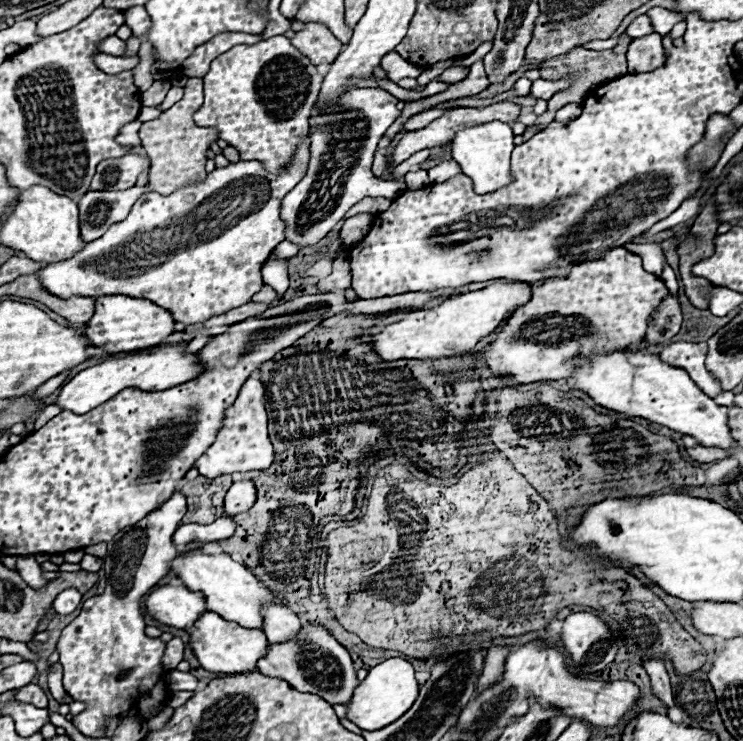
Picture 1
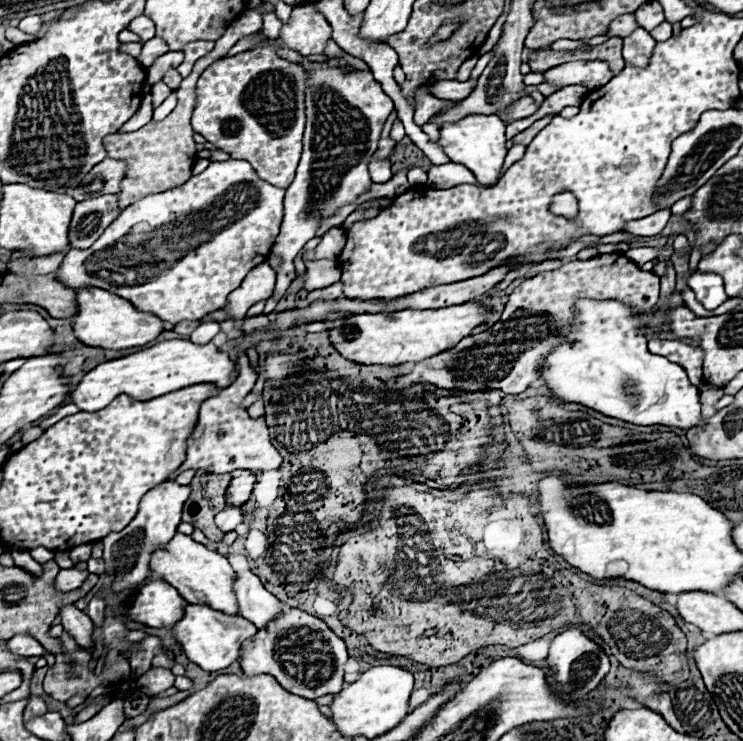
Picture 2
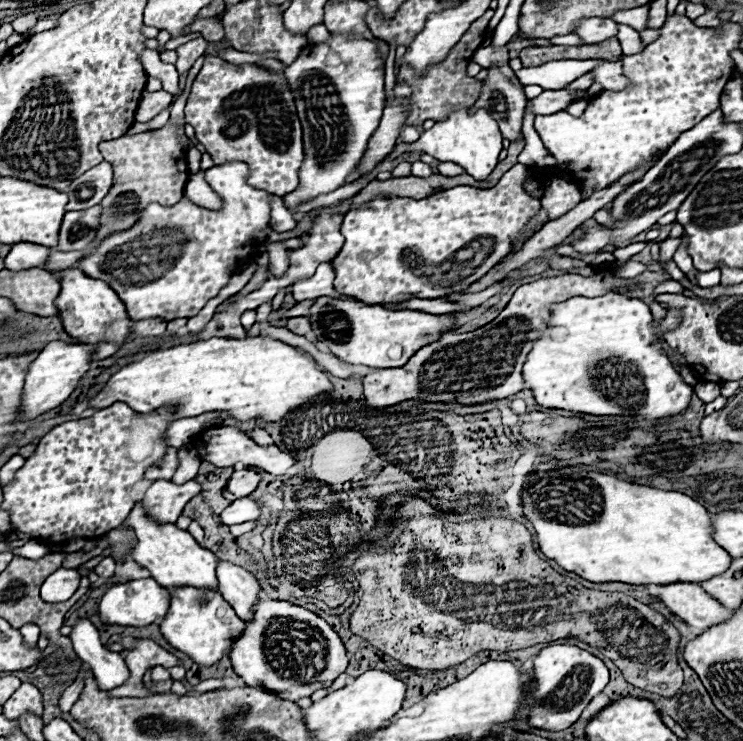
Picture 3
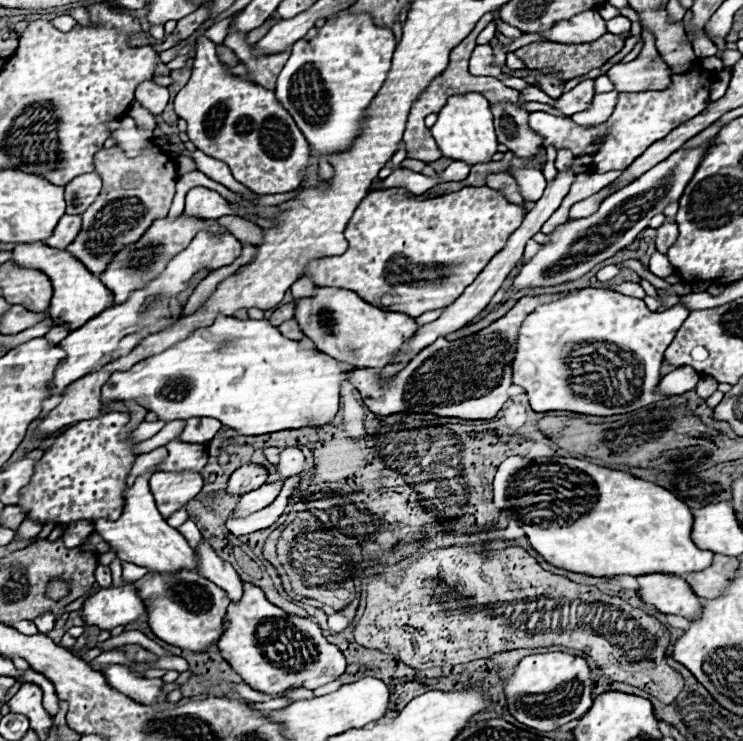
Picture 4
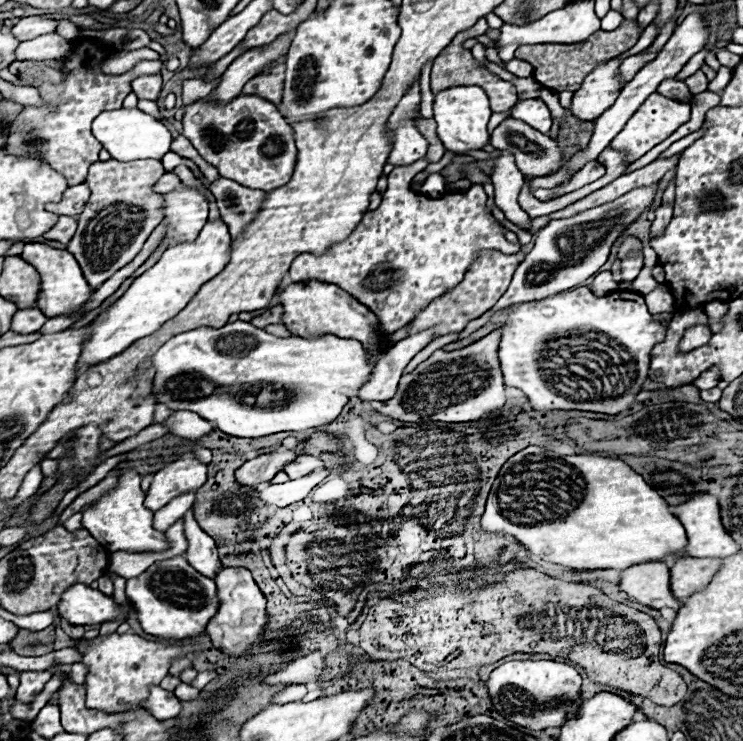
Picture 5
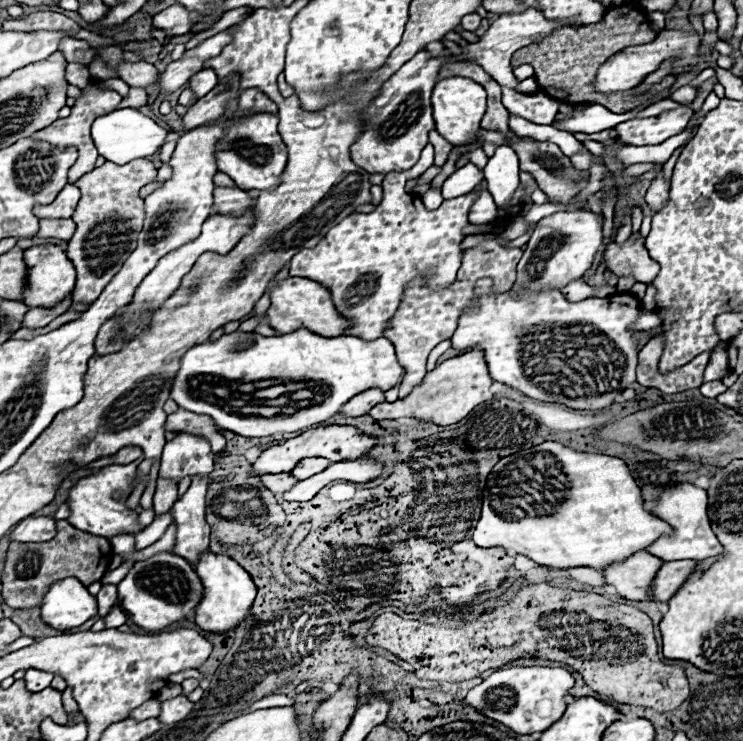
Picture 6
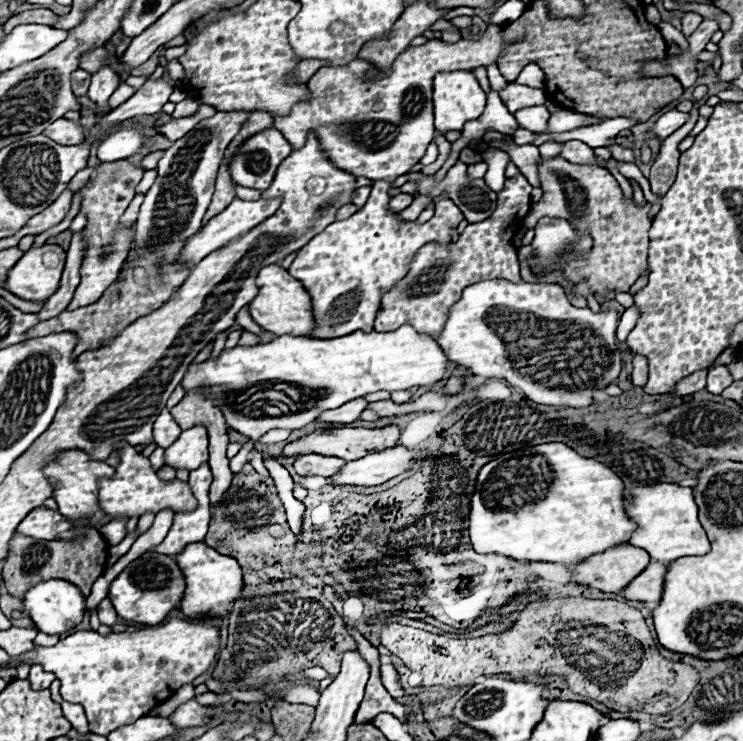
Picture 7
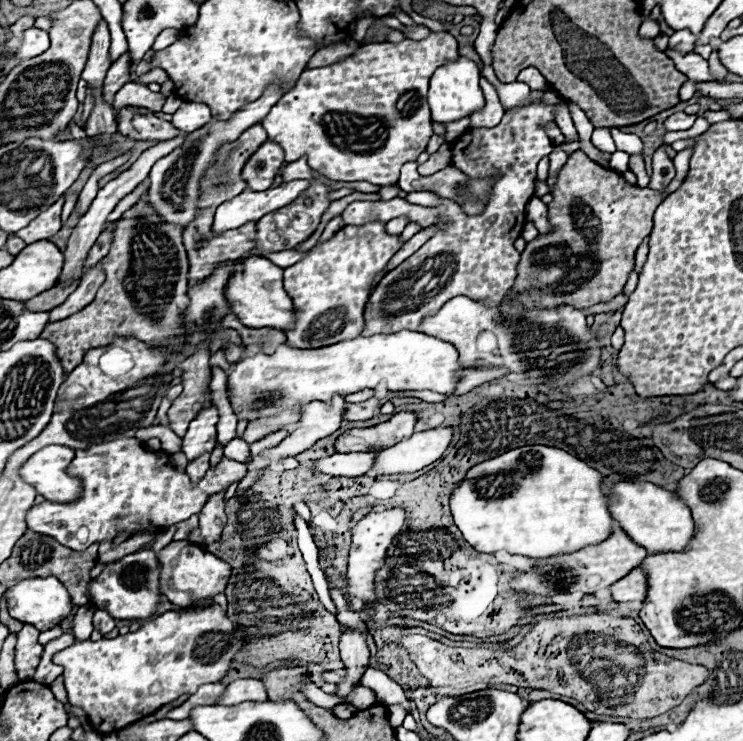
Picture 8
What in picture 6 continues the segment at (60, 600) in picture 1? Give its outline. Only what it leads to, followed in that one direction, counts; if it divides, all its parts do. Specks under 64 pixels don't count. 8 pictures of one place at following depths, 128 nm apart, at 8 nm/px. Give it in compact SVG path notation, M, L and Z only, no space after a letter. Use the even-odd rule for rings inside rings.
M176 696L176 698L170 698L170 700L164 700L160 704L160 714L158 714L158 720L162 724L176 724L184 718L188 718L188 714L192 712L194 704L186 700L186 696Z

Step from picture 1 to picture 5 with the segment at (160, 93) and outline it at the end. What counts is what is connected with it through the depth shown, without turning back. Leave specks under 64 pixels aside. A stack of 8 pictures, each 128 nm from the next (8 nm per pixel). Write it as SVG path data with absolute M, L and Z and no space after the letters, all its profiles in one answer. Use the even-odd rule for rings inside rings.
M156 74L156 76L138 76L138 78L132 80L132 92L140 100L156 102L160 98L160 90L162 90L160 74Z

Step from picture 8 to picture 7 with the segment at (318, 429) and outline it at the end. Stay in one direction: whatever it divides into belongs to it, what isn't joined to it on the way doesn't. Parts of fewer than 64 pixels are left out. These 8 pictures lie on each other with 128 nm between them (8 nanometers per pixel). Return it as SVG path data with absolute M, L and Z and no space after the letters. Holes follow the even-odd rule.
M360 398L360 400L350 400L348 404L336 408L336 410L328 410L324 414L320 414L318 420L322 422L342 422L342 424L348 424L348 422L354 422L360 418L360 412L368 406L368 400L366 398Z

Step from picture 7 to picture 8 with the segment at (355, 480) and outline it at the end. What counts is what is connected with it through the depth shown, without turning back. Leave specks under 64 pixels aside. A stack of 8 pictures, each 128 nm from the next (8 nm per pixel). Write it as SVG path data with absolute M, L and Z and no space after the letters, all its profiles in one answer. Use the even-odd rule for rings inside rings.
M432 428L412 434L396 446L376 452L368 475L376 478L384 474L410 474L442 458L452 440L452 428Z

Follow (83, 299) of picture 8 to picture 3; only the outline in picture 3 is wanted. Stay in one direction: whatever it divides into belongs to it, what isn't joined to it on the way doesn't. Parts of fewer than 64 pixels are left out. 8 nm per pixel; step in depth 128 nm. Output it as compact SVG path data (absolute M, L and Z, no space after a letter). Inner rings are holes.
M166 122L166 126L158 130L148 130L140 132L134 136L120 136L116 140L104 140L100 142L100 152L106 162L112 164L114 168L114 184L108 196L100 202L102 212L100 212L100 224L102 228L96 234L96 240L80 252L60 252L54 250L48 256L48 262L44 264L44 270L48 272L58 272L72 268L82 256L92 252L92 248L106 238L110 232L130 228L138 220L138 212L148 204L148 202L158 202L162 206L172 206L184 196L184 186L190 178L188 174L188 164L186 164L186 148L180 142L178 136L178 126L172 122Z

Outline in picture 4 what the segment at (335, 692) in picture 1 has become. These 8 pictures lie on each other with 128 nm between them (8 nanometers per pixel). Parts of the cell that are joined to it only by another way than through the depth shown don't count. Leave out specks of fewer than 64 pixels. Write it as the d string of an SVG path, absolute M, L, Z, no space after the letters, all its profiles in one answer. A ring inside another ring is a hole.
M244 584L244 596L238 604L228 606L226 630L218 640L222 656L232 670L258 692L280 694L290 688L316 690L334 682L346 670L346 658L338 646L330 644L320 626L312 618L288 614L270 604L264 592L252 584Z

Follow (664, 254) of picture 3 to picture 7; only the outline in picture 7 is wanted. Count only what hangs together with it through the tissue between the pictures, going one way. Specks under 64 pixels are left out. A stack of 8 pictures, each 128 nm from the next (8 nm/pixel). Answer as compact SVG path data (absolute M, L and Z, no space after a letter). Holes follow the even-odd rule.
M694 102L694 108L690 112L690 118L688 118L688 124L684 124L684 128L676 130L672 136L668 136L668 140L662 142L662 148L660 148L660 154L658 158L654 160L652 164L652 174L650 174L650 188L654 194L658 196L664 196L668 192L668 188L674 184L674 176L676 176L676 170L678 170L678 144L690 134L690 130L694 128L698 120L698 102Z

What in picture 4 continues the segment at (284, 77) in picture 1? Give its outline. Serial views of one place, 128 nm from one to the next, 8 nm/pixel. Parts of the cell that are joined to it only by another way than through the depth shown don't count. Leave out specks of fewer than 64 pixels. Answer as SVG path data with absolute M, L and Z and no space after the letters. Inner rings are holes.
M204 34L198 36L198 40L196 40L196 56L194 56L192 78L176 94L174 110L182 120L186 120L186 124L188 124L186 132L188 132L190 142L194 142L196 148L202 150L206 156L226 162L230 166L230 170L232 170L232 176L238 182L246 184L252 192L256 192L256 194L282 194L282 192L296 190L300 186L304 170L308 166L310 146L304 140L302 132L296 128L296 122L278 104L274 90L252 84L246 78L234 76L218 60L216 44L210 42Z

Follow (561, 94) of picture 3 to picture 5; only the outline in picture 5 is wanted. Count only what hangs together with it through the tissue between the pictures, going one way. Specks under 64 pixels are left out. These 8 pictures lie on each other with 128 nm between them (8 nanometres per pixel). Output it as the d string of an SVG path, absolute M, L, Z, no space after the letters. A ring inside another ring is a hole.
M614 58L584 78L580 90L574 92L572 106L570 106L570 110L576 118L596 120L604 112L604 108L610 108L614 104L614 100L622 88L616 78L620 64L622 64L622 60Z

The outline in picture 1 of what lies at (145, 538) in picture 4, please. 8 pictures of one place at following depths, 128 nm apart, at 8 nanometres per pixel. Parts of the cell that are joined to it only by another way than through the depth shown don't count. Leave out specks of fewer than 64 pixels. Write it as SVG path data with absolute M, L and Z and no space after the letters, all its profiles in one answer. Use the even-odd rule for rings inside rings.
M192 550L188 554L178 554L176 560L172 560L172 572L190 588L190 590L200 590L206 596L208 610L224 616L224 620L236 620L238 624L244 624L244 628L264 628L264 618L262 618L262 608L270 602L274 604L284 604L284 598L270 590L260 586L254 574L246 572L244 564L232 560L228 554L202 554L200 550Z

